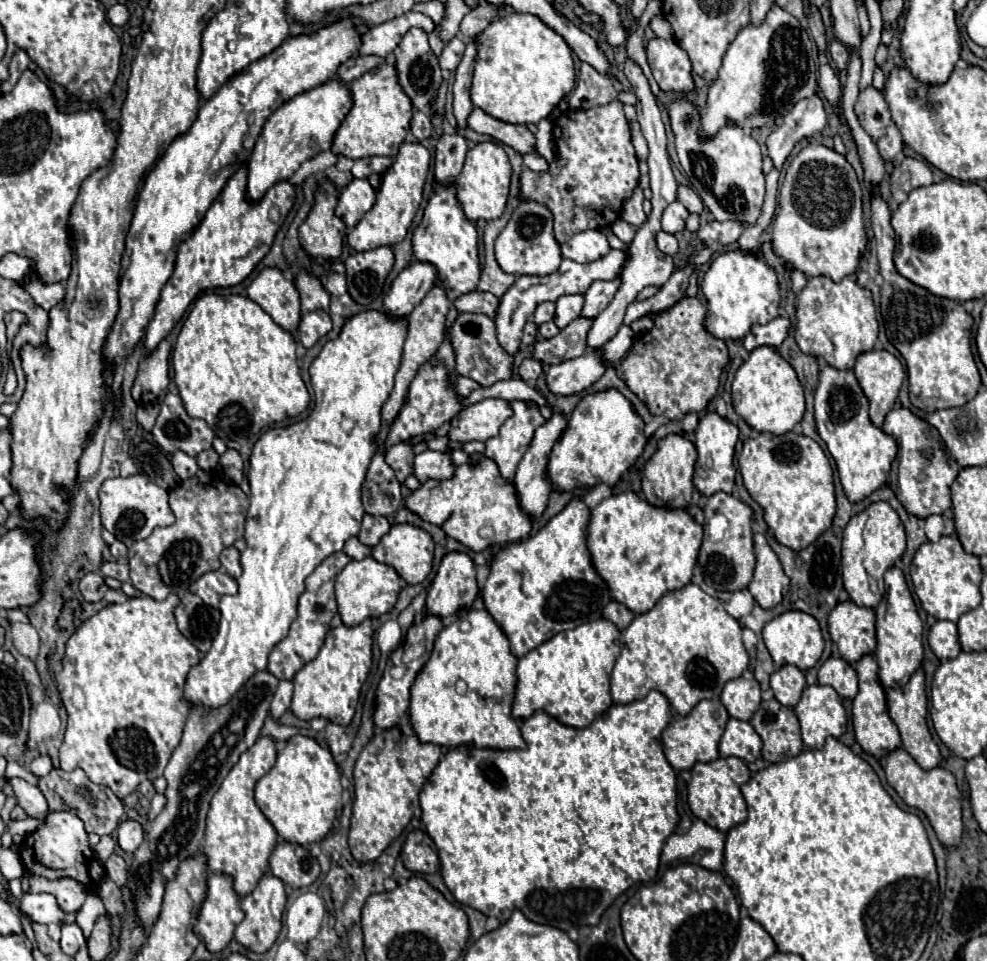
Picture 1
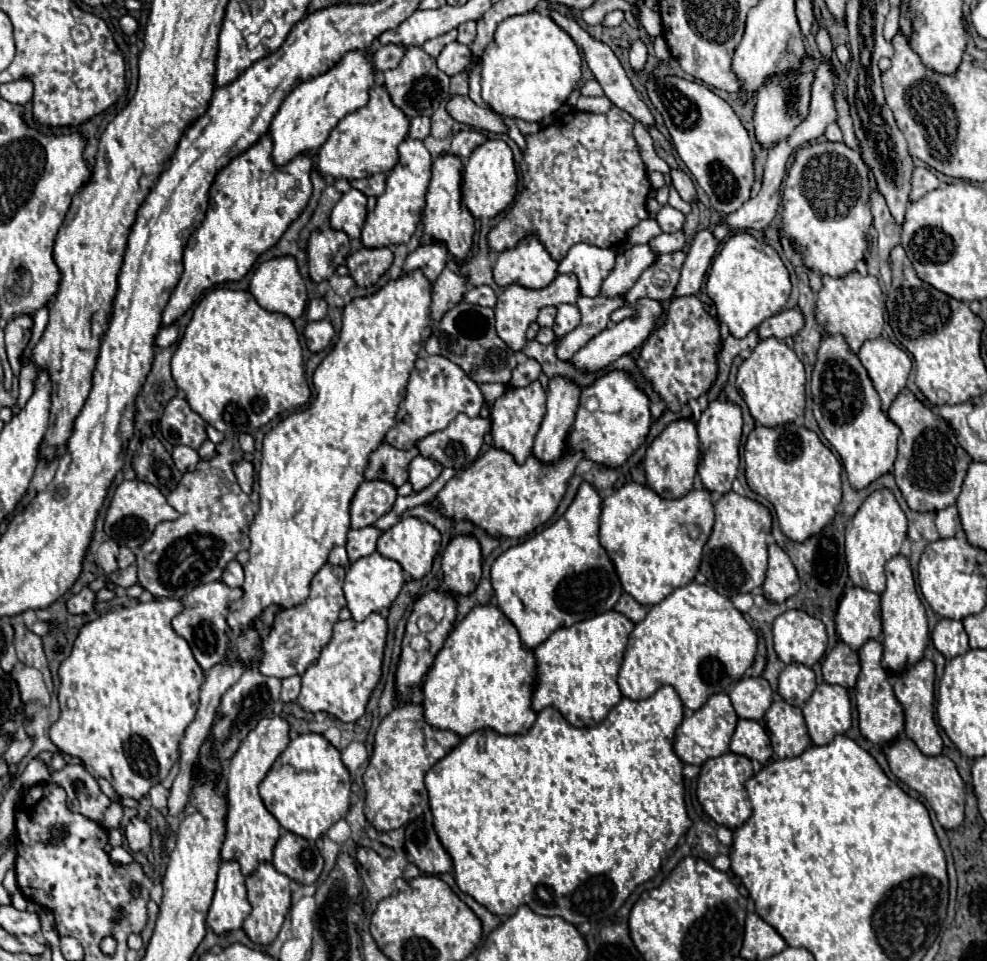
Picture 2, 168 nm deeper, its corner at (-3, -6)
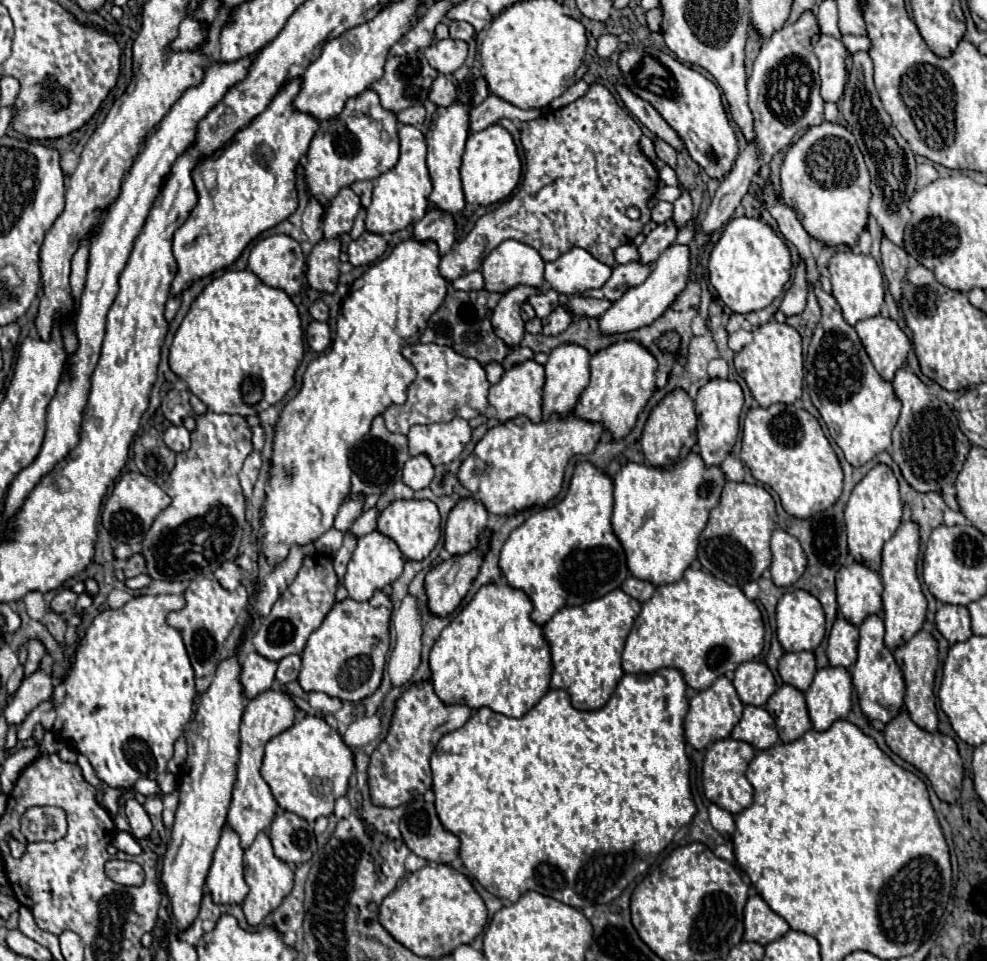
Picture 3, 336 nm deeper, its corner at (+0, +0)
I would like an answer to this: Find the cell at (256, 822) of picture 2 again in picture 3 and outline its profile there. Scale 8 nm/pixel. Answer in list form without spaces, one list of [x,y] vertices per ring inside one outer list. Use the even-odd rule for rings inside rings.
[[[273,689],[257,695],[253,701],[249,701],[249,705],[247,705],[247,709],[243,713],[241,743],[239,743],[239,763],[237,763],[237,781],[235,781],[235,787],[233,787],[233,799],[231,799],[229,815],[227,815],[227,825],[231,825],[231,829],[235,829],[235,833],[239,833],[243,849],[249,849],[251,843],[255,841],[255,837],[261,831],[269,829],[271,821],[275,819],[277,801],[273,799],[271,789],[263,781],[259,769],[261,769],[265,745],[275,735],[281,735],[283,731],[287,731],[293,725],[295,713],[297,713],[297,709],[295,709],[293,699],[287,693],[273,691]]]

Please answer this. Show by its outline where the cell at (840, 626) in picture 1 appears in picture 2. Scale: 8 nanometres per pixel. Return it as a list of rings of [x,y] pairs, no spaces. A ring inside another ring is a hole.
[[[856,585],[846,587],[836,613],[836,631],[852,649],[860,649],[868,639],[878,639],[882,633],[880,595]]]

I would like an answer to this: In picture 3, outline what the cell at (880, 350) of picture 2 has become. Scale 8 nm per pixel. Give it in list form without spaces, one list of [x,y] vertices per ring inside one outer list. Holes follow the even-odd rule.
[[[879,315],[859,321],[855,325],[855,331],[877,373],[885,381],[893,381],[893,375],[905,365],[907,353],[911,349],[907,335],[895,321]]]

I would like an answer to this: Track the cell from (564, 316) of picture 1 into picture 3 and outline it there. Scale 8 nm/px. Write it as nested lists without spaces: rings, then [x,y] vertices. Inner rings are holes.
[[[559,305],[549,317],[543,319],[543,335],[559,335],[571,321],[573,313],[565,305]]]

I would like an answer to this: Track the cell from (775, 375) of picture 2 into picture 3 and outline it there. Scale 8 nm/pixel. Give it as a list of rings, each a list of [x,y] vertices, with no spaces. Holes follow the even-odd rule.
[[[769,321],[753,331],[753,341],[735,357],[735,369],[745,379],[759,407],[767,409],[773,403],[795,403],[803,391],[803,353],[801,337],[787,323]]]

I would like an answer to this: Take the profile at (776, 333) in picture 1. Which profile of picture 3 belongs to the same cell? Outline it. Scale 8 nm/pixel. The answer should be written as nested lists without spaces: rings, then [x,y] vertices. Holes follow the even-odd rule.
[[[799,263],[797,271],[795,271],[795,279],[793,285],[789,287],[789,291],[783,295],[783,301],[779,305],[779,313],[783,313],[785,317],[793,317],[799,315],[805,309],[805,299],[807,299],[807,283],[805,283],[805,267],[803,263]]]

